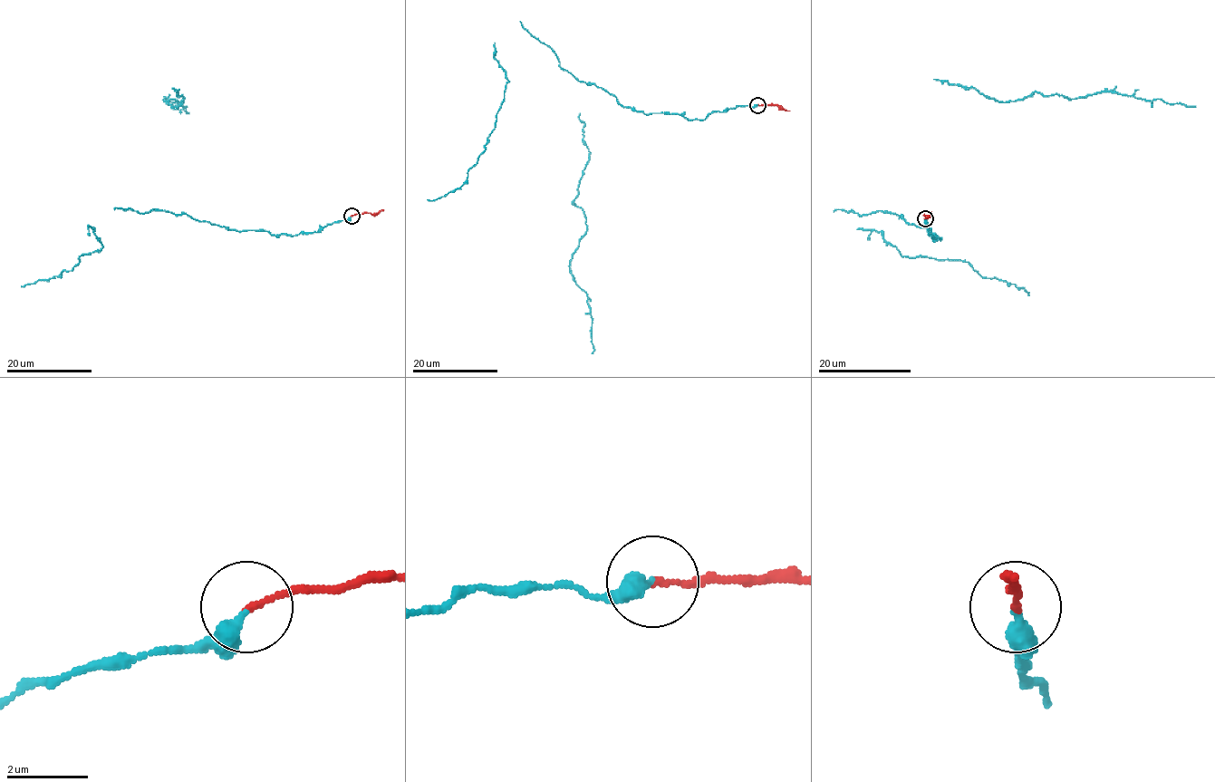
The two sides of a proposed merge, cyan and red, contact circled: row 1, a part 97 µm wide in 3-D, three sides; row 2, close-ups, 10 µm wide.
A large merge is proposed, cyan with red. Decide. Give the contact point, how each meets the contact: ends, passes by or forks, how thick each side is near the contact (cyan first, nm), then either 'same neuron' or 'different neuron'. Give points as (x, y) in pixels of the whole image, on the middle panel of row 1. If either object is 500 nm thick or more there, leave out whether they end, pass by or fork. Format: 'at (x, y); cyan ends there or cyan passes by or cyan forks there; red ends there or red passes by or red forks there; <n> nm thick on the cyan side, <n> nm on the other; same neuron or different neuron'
at (757, 105); cyan ends there; red ends there; 380 nm thick on the cyan side, 130 nm on the other; same neuron

